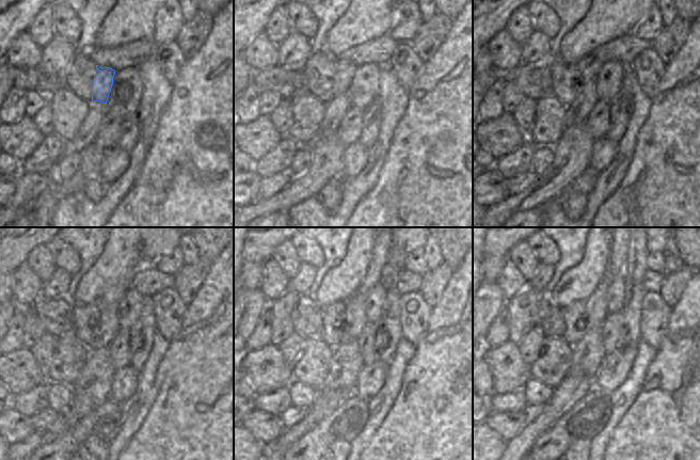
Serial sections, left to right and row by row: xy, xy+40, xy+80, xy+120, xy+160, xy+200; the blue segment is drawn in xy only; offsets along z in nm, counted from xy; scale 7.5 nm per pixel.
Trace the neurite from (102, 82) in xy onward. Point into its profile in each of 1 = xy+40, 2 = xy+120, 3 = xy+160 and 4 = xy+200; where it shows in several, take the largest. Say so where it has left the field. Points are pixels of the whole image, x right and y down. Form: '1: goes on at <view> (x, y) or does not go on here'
1: goes on at xy+40 (343, 79)
2: goes on at xy+120 (114, 295)
3: goes on at xy+160 (380, 255)
4: goes on at xy+200 (618, 259)

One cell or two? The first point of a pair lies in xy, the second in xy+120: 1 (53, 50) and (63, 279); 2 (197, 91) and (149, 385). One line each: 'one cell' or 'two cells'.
1: one cell
2: two cells

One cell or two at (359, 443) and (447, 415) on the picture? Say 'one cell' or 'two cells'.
two cells

